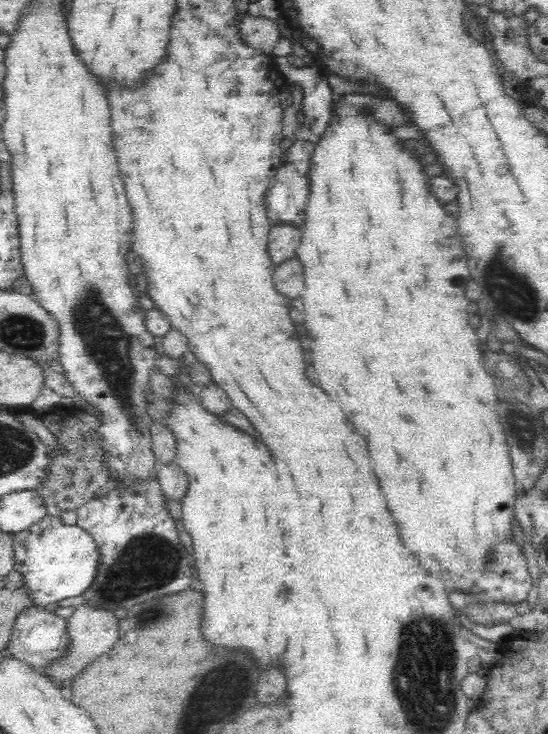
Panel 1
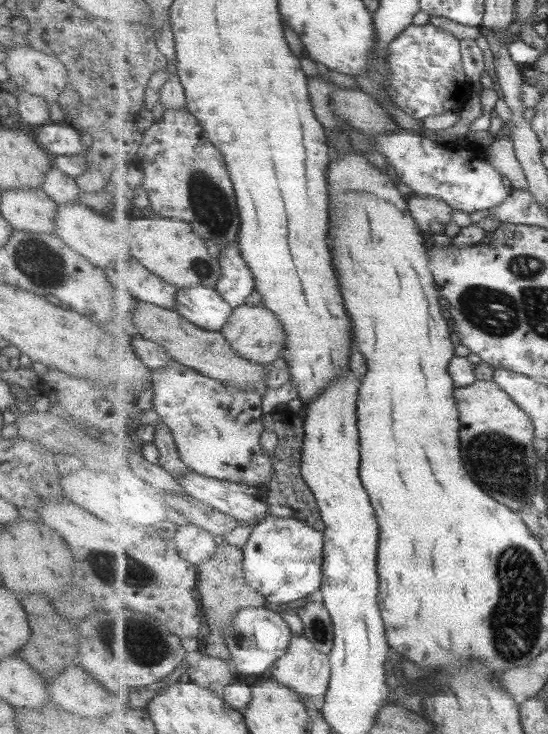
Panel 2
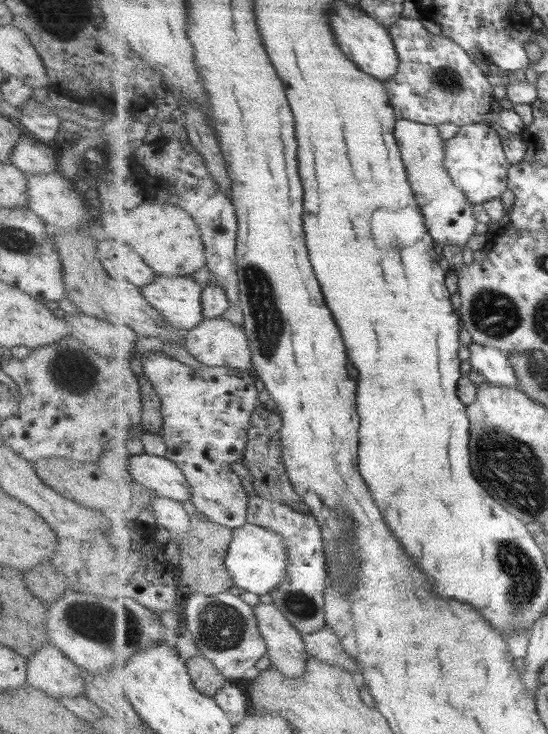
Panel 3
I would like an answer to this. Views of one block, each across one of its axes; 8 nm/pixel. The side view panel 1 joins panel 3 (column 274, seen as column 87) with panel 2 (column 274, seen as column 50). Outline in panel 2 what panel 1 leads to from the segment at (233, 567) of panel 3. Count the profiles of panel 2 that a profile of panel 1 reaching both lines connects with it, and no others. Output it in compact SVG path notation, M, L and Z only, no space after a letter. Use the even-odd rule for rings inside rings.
M269 515L253 526L242 547L242 568L245 569L247 583L271 604L285 605L306 596L319 595L326 579L323 574L324 548L324 531L315 530L309 521Z

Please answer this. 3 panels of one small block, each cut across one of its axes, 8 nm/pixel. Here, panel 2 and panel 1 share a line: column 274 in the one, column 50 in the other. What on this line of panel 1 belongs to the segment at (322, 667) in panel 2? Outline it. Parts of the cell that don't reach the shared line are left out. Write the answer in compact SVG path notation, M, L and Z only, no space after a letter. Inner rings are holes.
M86 602L76 606L75 611L68 618L68 631L70 631L70 641L72 641L68 656L44 666L42 672L57 684L74 678L91 662L94 662L97 656L108 652L109 648L112 648L119 637L118 622L119 619L114 616L114 611L96 607L96 605L88 605Z

